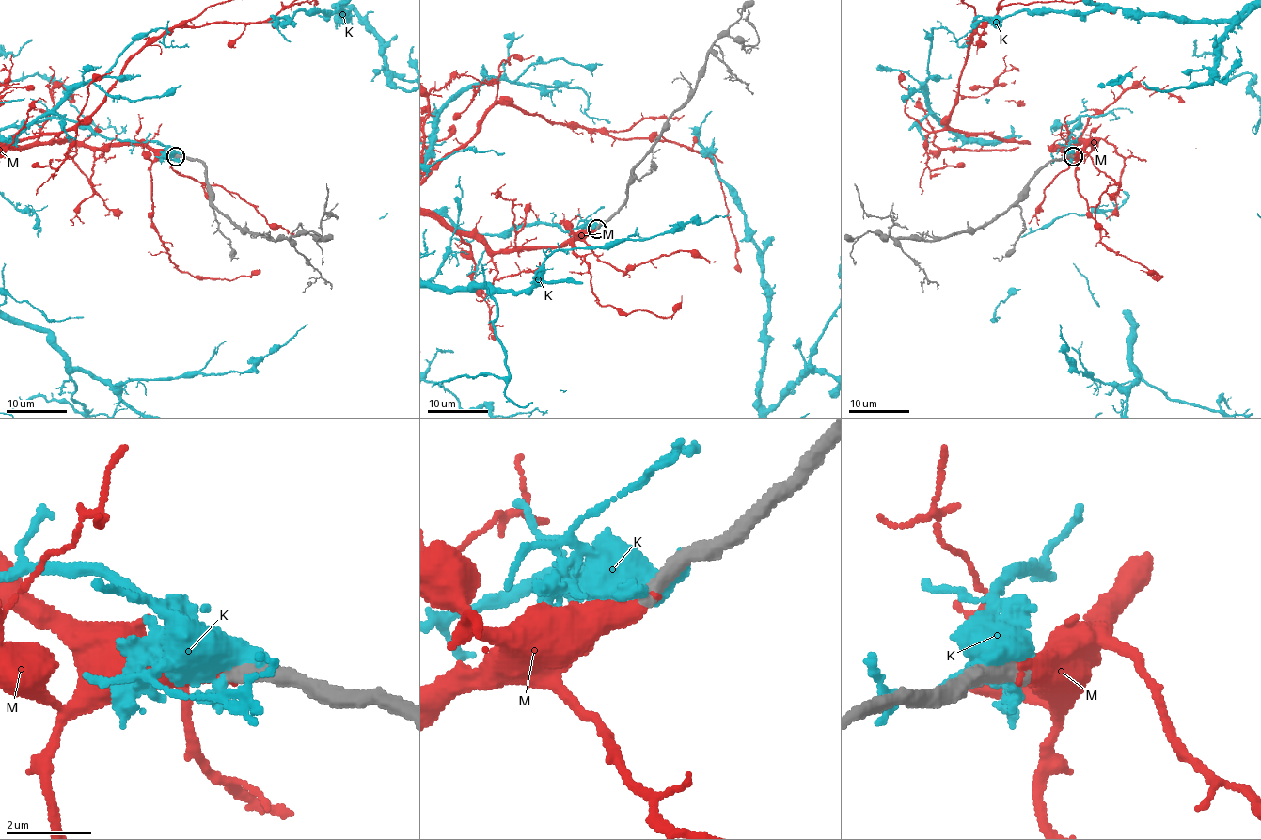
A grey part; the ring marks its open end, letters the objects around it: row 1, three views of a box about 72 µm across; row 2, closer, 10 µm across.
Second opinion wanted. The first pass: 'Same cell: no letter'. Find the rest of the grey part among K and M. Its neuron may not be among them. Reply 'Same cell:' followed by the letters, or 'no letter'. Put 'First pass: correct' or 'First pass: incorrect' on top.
First pass: incorrect
Same cell: M

